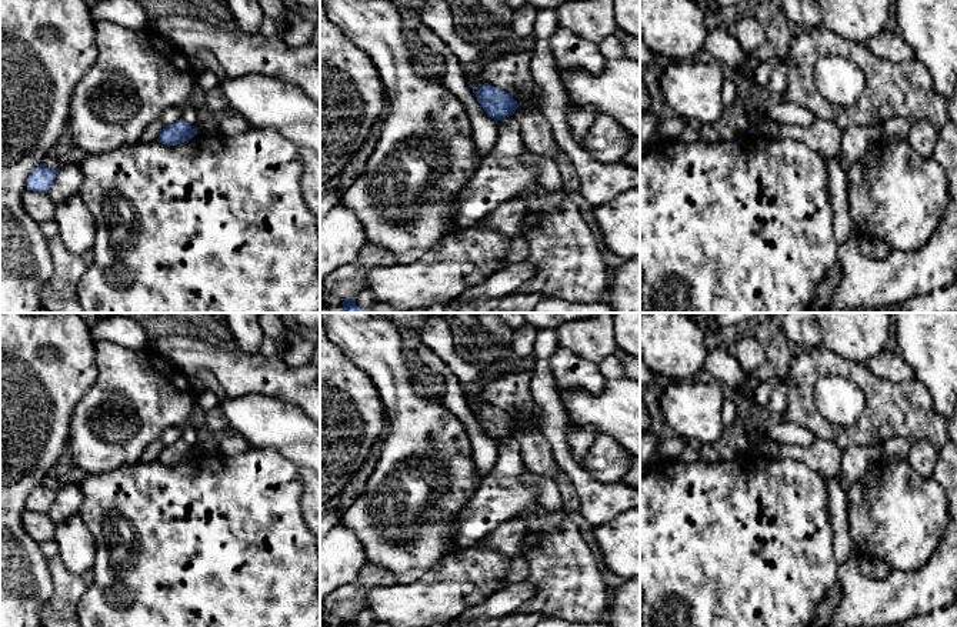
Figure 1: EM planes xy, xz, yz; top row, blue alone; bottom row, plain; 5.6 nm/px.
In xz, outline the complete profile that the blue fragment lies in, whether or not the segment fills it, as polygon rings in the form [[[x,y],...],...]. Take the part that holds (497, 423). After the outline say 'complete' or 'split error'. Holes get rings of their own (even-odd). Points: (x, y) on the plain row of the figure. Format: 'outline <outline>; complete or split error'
outline [[[488,403],[483,404],[478,411],[473,410],[473,413],[487,436],[497,441],[513,436],[518,427],[517,421],[510,413]]]; complete

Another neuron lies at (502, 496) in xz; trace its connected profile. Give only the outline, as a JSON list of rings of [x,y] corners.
[[[513,436],[498,440],[498,453],[491,473],[481,478],[474,496],[450,520],[456,527],[456,547],[469,548],[481,543],[503,523],[508,523],[537,504],[536,488],[523,480],[524,464]]]

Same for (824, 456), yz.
[[[816,438],[810,446],[774,443],[771,453],[777,458],[803,463],[827,480],[840,476],[844,447],[836,440]]]

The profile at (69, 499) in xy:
[[[67,483],[56,493],[56,500],[50,510],[49,517],[57,524],[76,516],[83,503],[83,493],[77,483]]]

